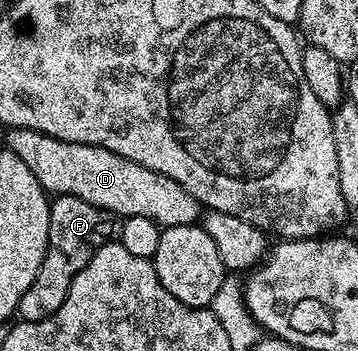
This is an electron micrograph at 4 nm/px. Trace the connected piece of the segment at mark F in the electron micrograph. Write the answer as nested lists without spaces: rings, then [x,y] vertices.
[[[74,194],[57,195],[50,203],[46,255],[40,264],[38,278],[32,280],[28,292],[20,296],[17,317],[24,322],[39,322],[56,313],[60,304],[68,300],[68,288],[72,288],[76,272],[83,270],[95,252],[111,242],[119,230],[119,219],[109,210],[88,204],[88,200],[80,200]]]

